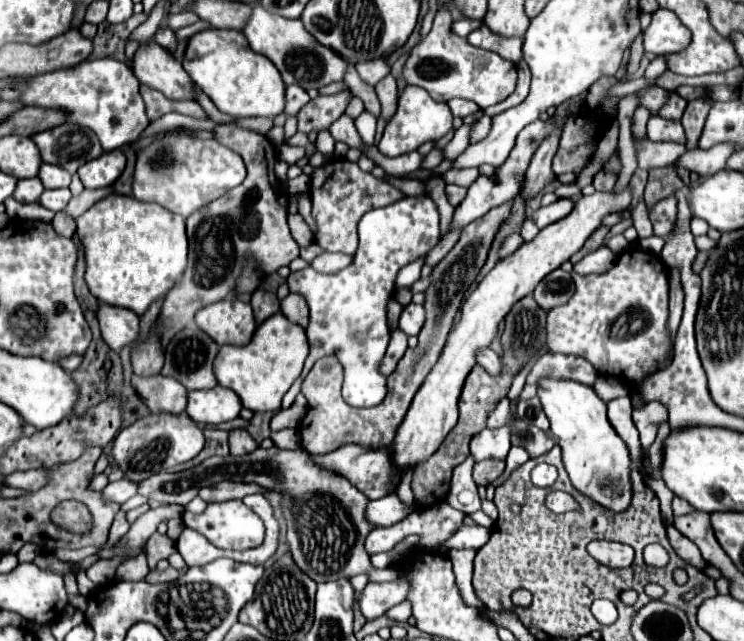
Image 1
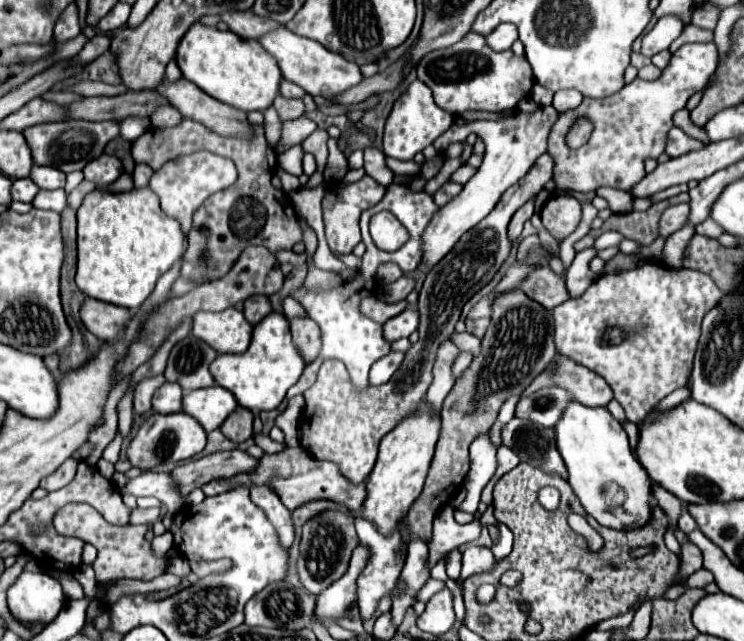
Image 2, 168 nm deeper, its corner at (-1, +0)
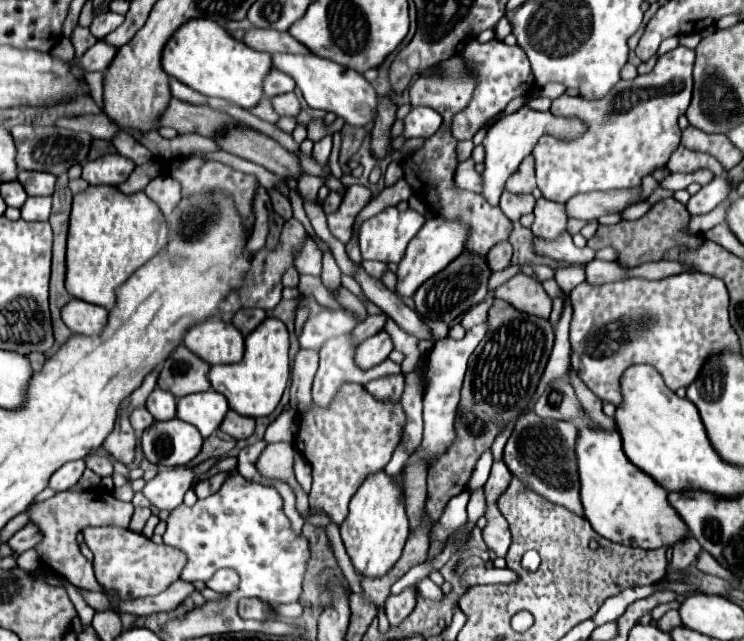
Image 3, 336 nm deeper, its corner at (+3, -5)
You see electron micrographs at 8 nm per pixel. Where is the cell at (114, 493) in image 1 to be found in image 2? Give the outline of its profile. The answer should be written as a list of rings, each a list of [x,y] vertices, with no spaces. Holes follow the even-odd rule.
[[[145,471],[137,479],[131,479],[123,489],[123,493],[131,493],[135,497],[151,495],[157,497],[169,513],[177,513],[183,507],[183,497],[179,485],[173,481],[171,473],[153,473]]]

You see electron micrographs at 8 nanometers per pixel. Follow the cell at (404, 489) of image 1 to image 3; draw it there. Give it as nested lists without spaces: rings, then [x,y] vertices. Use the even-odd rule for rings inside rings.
[[[423,576],[423,578],[419,578],[419,580],[415,582],[415,592],[417,592],[417,596],[421,596],[421,598],[431,598],[431,600],[441,600],[441,598],[443,598],[441,588],[439,588],[435,582],[431,582],[427,576]]]

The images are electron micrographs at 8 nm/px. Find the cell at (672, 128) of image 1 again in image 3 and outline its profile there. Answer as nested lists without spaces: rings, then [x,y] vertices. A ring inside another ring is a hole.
[[[681,144],[677,146],[677,150],[671,154],[669,162],[667,162],[667,170],[669,172],[693,172],[697,168],[711,168],[715,172],[715,176],[723,174],[723,166],[709,154],[703,152],[693,152],[689,148],[683,148]]]

